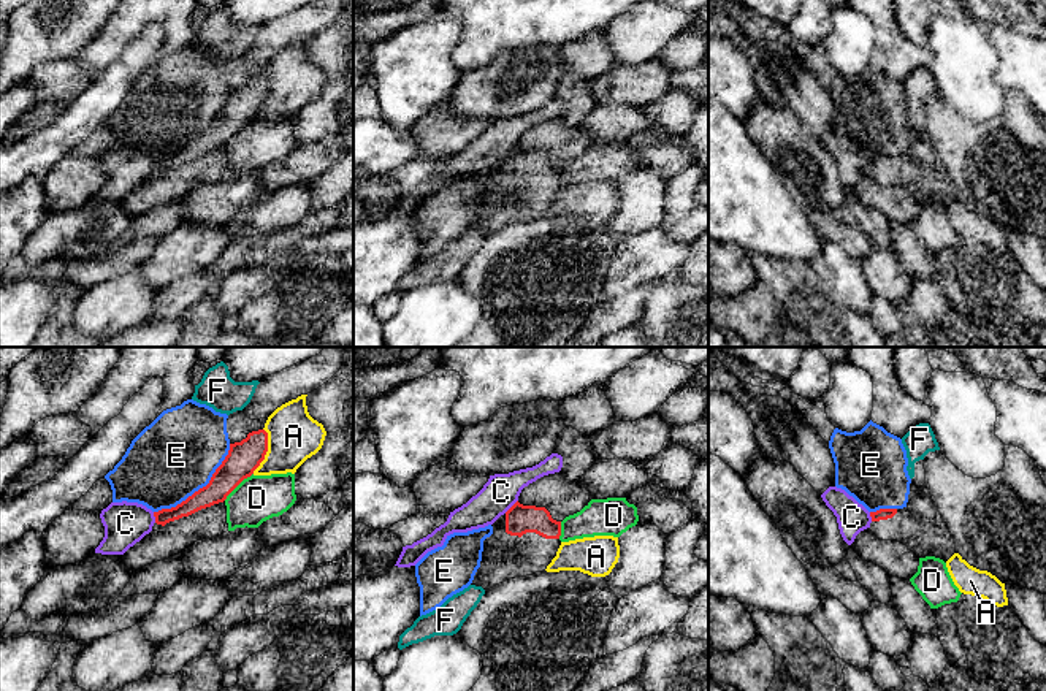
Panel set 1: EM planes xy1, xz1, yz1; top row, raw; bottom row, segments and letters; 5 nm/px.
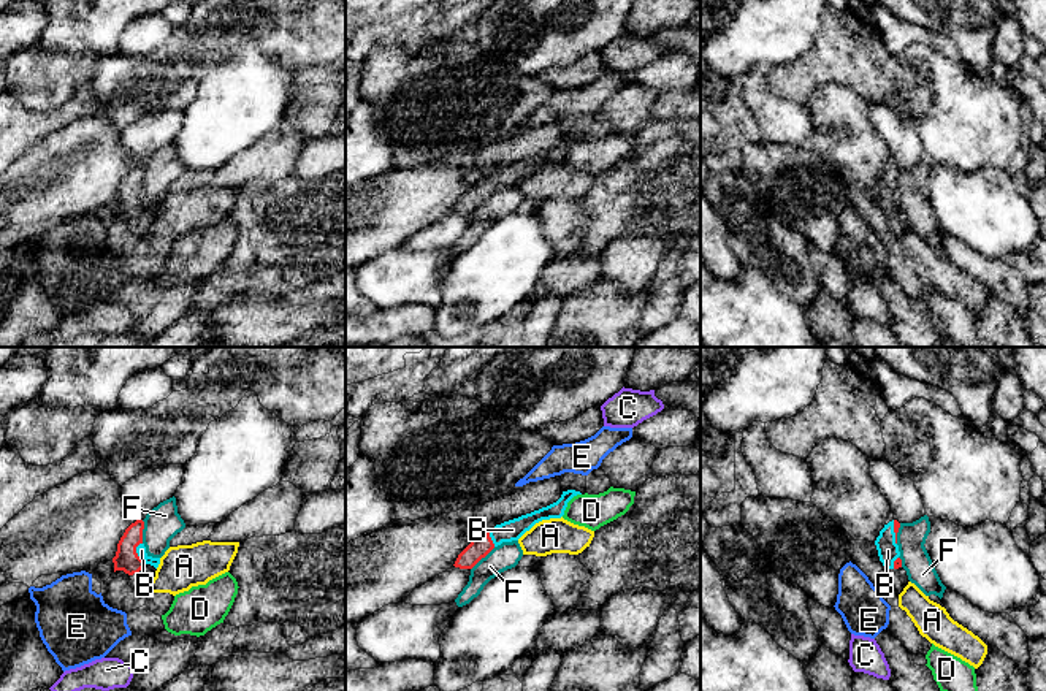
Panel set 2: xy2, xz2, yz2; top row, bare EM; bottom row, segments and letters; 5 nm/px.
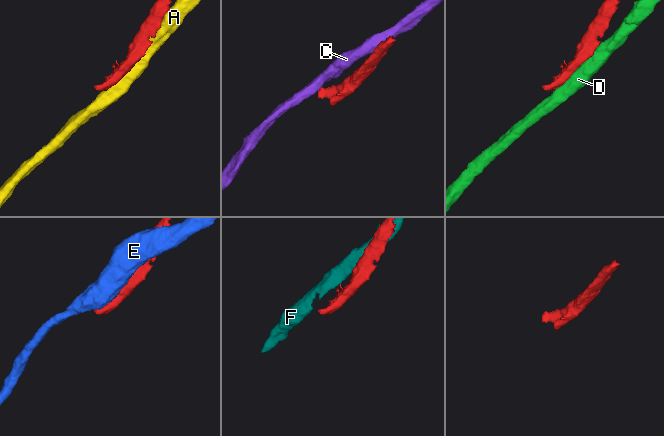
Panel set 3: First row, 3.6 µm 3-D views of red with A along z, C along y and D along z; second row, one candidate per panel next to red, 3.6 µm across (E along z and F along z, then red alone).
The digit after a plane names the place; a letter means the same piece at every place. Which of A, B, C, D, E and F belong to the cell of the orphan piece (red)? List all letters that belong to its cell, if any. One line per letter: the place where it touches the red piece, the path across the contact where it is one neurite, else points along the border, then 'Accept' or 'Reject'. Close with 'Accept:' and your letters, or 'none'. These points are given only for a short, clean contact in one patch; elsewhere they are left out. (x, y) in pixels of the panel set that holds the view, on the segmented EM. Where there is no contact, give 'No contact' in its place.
A: Touches red at xy1 (267, 450). Reject
B: Touches red at xy2 (137, 553). Path across: xy2 (127, 560), (137, 553), (141, 550). Accept
C: Touches red at xz1 (512, 506). Boundary: xz1 (517, 500), (504, 512). Reject
D: Touches red at xy1 (238, 484). Reject
E: Touches red at xy1 (200, 488). Reject
F: Touches red at xz2 (482, 557). Reject
Accept: B

